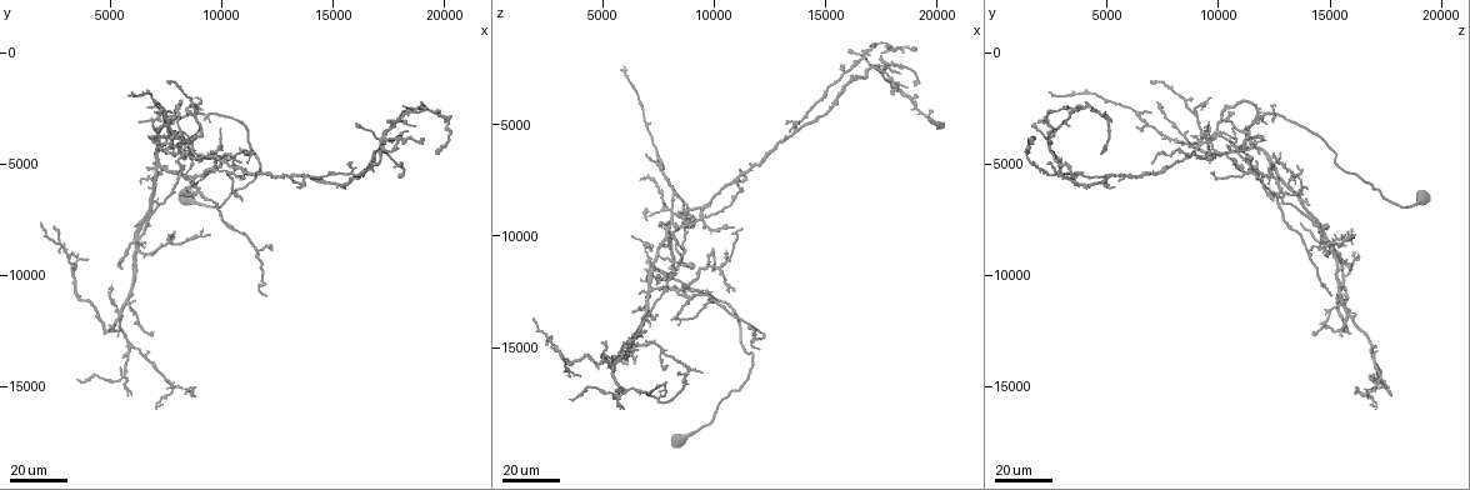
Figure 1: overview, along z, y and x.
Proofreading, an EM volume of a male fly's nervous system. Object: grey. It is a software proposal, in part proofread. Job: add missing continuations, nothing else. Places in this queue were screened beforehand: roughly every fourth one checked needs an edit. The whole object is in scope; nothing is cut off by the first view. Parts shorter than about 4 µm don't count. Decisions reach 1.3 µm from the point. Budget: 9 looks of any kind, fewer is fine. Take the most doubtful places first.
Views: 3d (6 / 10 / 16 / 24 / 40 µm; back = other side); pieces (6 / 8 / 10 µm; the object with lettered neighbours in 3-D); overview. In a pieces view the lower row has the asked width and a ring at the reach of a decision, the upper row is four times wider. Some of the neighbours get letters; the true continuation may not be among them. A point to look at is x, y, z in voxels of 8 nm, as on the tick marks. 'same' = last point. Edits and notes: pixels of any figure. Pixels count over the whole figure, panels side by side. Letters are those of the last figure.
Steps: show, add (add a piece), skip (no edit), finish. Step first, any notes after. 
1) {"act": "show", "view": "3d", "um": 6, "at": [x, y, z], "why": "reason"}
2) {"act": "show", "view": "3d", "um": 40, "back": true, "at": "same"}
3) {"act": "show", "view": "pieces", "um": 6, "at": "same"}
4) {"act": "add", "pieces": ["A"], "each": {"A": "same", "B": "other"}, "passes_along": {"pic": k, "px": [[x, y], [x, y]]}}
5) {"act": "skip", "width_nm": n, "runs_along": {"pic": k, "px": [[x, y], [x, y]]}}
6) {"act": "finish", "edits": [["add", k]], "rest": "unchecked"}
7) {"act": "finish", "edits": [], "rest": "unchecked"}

{"act": "show", "view": "3d", "um": 24, "at": [2000, 7600, 13800], "why": "thin end"}

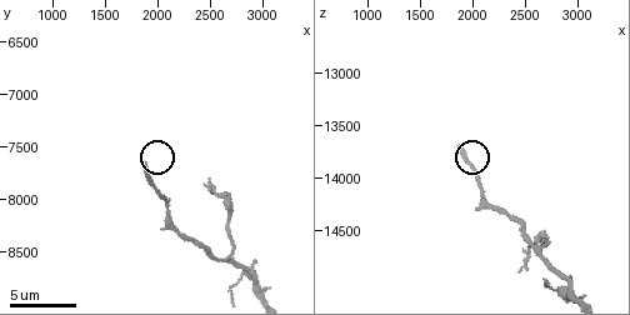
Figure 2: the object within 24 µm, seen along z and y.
{"act": "show", "view": "pieces", "um": 8, "at": [1880, 7640, 13720]}

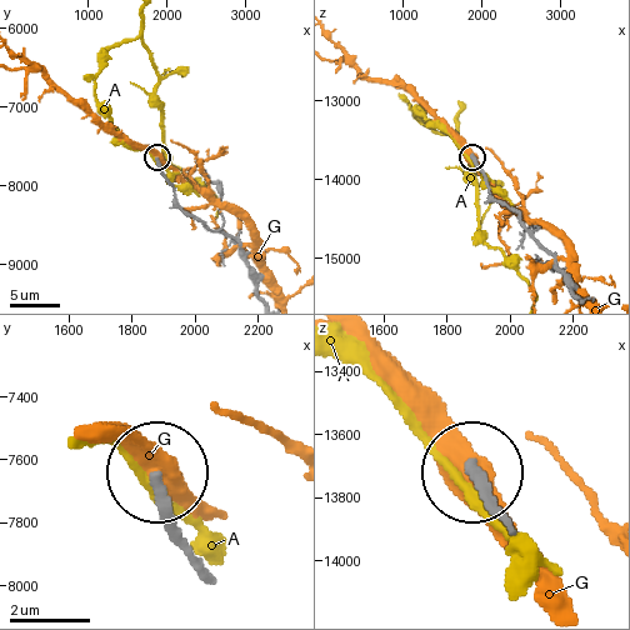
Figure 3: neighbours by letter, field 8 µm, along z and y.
{"act": "skip", "each": {"A": "other", "G": "other"}, "runs_along": {"pic": 3, "px": [[571, 284], [519, 215], [491, 195], [471, 156]]}, "found": "none of them fits"}

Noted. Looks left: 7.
{"act": "show", "view": "3d", "um": 16, "at": [7700, 2600, 6900], "why": "free end"}

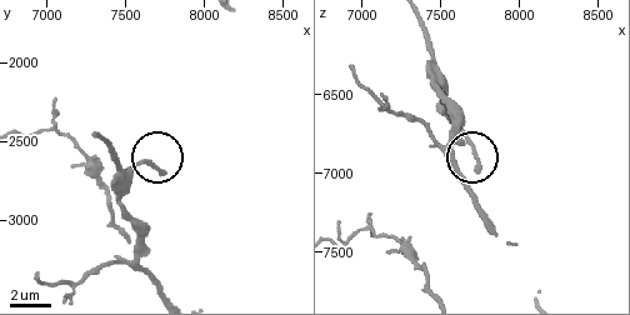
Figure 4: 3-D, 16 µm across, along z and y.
{"act": "show", "view": "pieces", "um": 10, "at": [7760, 2700, 6980], "why": "see the neighbours"}

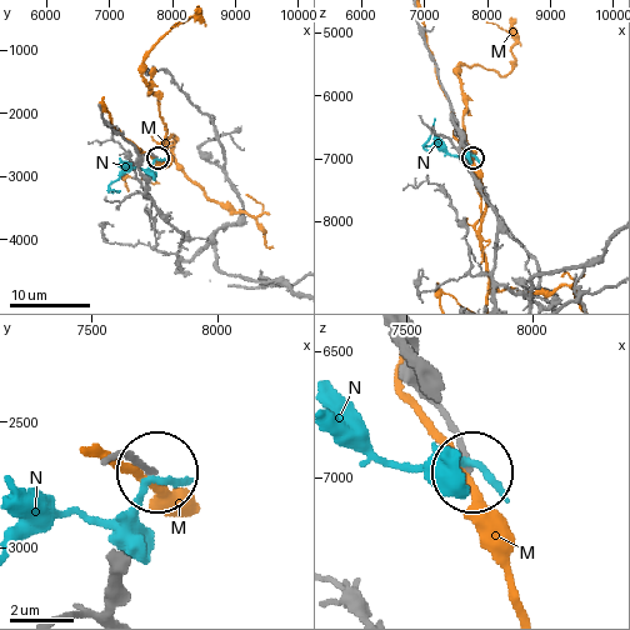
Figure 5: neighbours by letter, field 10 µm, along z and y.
{"act": "skip", "each": {"M": "other", "N": "other"}, "runs_along": {"pic": 5, "px": [[176, 229], [145, 190], [139, 164], [146, 154], [156, 156]]}, "found": "none of them fits"}

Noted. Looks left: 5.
{"act": "show", "view": "3d", "um": 16, "at": [7900, 8100, 15800], "why": "free end"}

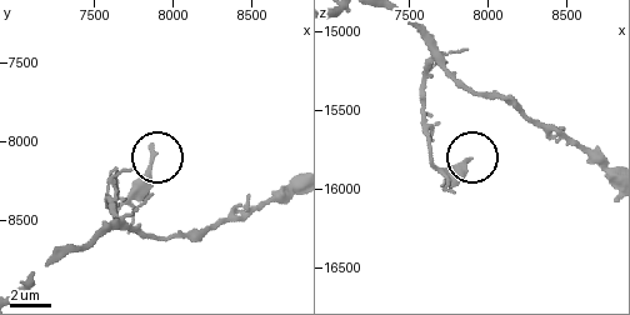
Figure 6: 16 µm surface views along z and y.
{"act": "show", "view": "pieces", "um": 10, "at": "same"}

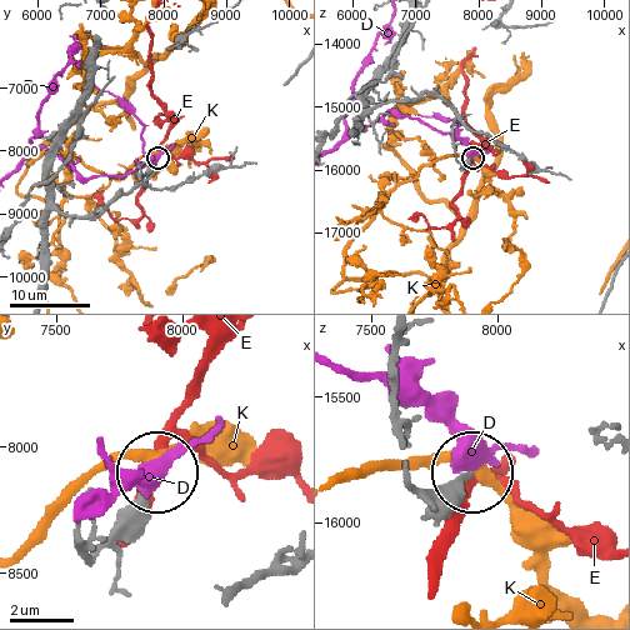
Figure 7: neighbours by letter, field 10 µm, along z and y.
{"act": "skip", "each": {"D": "other", "E": "other", "K": "other"}, "found": "none of them fits"}

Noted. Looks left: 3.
{"act": "show", "view": "3d", "um": 16, "at": [12100, 10900, 15100], "why": "end of a long branch"}

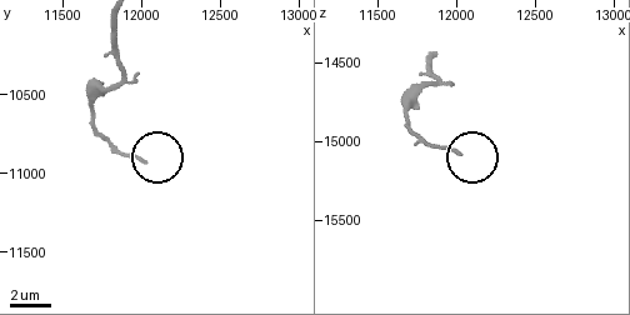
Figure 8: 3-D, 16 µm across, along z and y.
{"act": "show", "view": "3d", "um": 10, "at": [12020, 10920, 15080]}

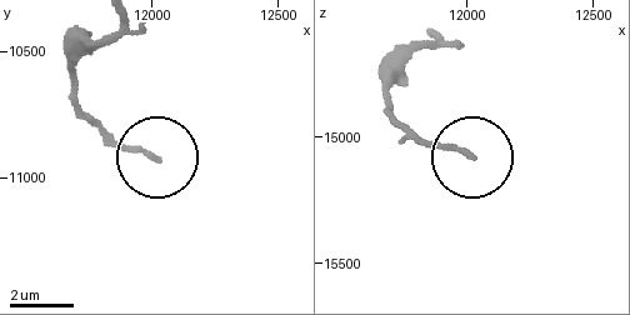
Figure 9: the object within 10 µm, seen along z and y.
{"act": "show", "view": "pieces", "um": 8, "at": [12020, 10930, 15080]}

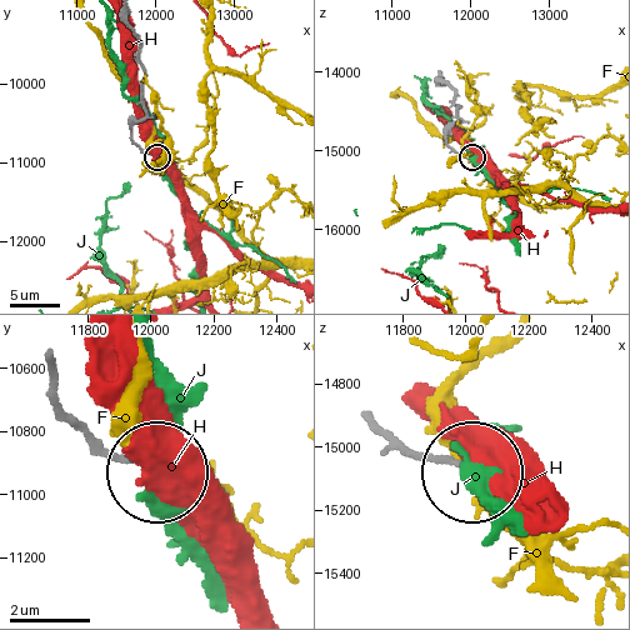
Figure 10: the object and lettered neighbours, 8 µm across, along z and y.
{"act": "skip", "width_nm": 140, "each": {"F": "other", "H": "other", "J": "other"}, "found": "none of them fits"}

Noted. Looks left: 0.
{"act": "finish", "edits": [], "rest": "unchecked"}

